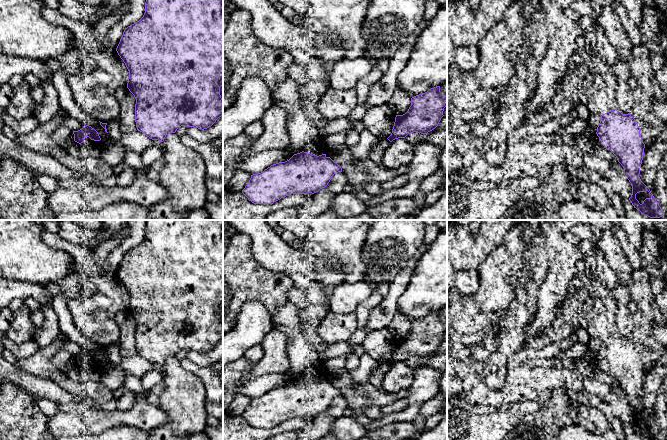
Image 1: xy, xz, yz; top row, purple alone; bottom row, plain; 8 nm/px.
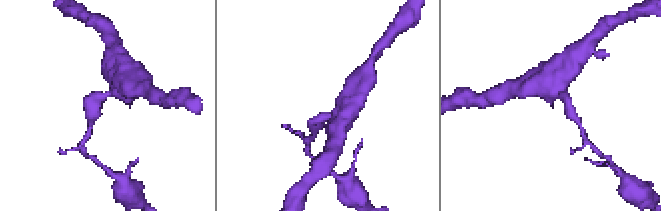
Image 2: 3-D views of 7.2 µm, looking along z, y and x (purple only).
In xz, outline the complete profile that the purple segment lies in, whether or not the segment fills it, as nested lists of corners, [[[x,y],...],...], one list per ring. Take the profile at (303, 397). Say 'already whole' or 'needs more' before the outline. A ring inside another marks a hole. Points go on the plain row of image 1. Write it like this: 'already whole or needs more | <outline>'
needs more | [[[309,372],[294,379],[285,386],[271,389],[263,396],[251,399],[251,402],[242,417],[254,428],[273,428],[291,418],[316,417],[325,412],[332,400],[342,396],[342,392],[328,379],[315,379]]]

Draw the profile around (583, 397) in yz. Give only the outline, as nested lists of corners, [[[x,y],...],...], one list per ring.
[[[586,390],[581,391],[580,393],[576,394],[578,403],[580,405],[587,405],[587,406],[595,406],[597,404],[597,399],[586,392]]]

